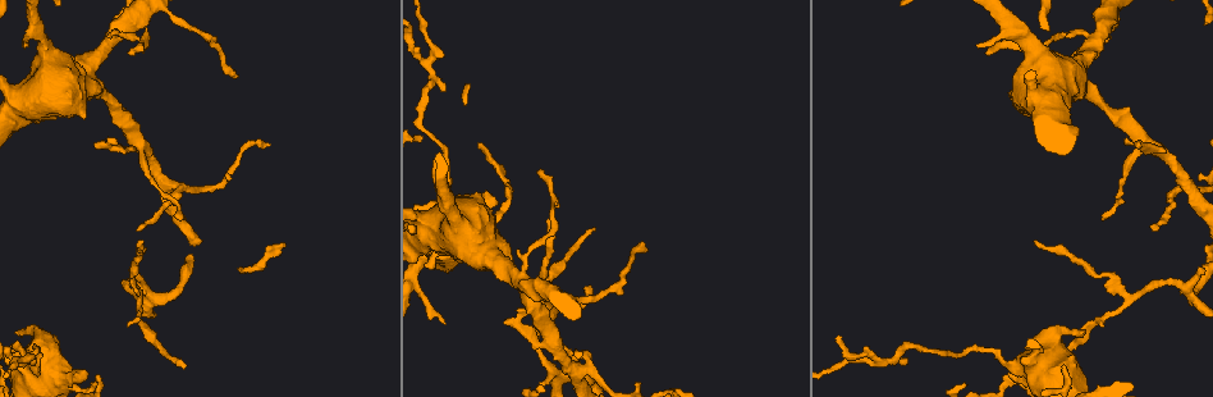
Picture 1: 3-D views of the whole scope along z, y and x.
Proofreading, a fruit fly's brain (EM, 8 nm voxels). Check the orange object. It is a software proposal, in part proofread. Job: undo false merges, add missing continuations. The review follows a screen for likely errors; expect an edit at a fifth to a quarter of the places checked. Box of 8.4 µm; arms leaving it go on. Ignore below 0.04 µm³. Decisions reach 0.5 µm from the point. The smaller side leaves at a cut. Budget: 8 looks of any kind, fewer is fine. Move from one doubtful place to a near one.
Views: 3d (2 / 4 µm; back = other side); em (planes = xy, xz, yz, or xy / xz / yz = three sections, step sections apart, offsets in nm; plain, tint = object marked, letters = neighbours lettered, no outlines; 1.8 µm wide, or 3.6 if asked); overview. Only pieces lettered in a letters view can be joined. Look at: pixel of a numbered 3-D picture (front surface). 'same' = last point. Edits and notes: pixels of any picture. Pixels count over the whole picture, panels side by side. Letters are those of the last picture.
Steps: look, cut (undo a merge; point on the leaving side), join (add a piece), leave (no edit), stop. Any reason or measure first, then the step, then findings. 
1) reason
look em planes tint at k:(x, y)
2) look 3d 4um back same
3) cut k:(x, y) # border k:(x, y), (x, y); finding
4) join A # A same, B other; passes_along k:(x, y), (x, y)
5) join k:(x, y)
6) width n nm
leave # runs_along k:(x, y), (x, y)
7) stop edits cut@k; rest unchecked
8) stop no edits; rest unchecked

look 3d 4um at 1:(1016, 366)

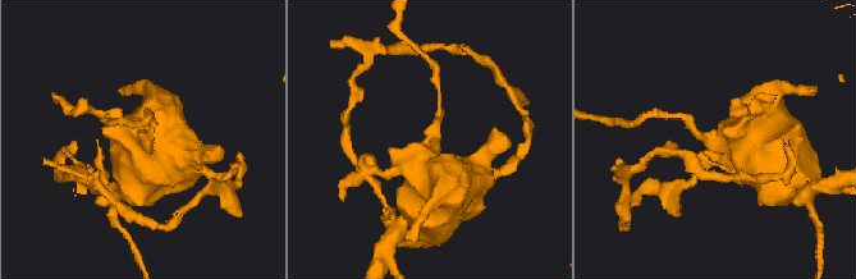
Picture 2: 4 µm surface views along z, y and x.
need the tissue
look em 3.6um planes tint at 2:(713, 138)

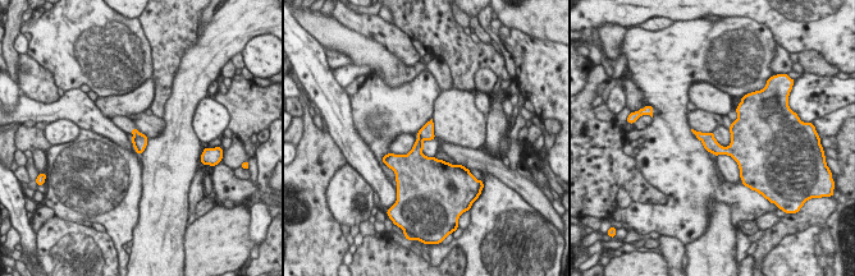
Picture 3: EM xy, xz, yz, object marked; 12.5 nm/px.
what lies round it
look em 3.6um planes letters same

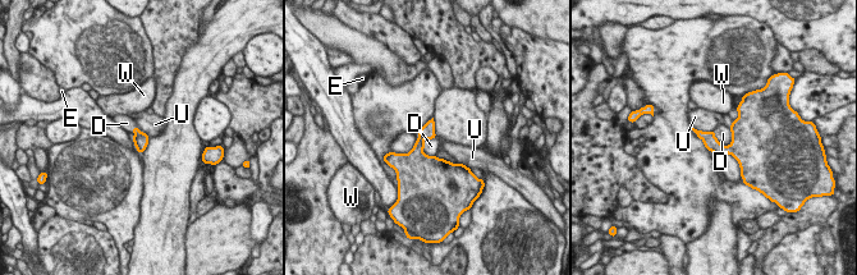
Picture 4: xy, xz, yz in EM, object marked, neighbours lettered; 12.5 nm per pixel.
width 180 nm
leave # D other, E other, U other, W other; border 4:(422, 137), (424, 151), (434, 156); all the same neuron

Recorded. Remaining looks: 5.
three arms meet
look em xy step 8 letters at 1:(574, 369)

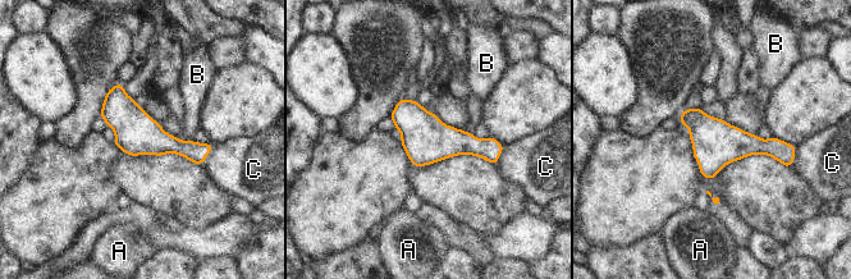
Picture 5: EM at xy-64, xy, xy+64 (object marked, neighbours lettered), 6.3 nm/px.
width 280 nm; longest_contact C 140 nm
leave # A other, B other, C other; one neuron here

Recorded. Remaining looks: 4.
an open end
look 3d 2um at 1:(976, 45)

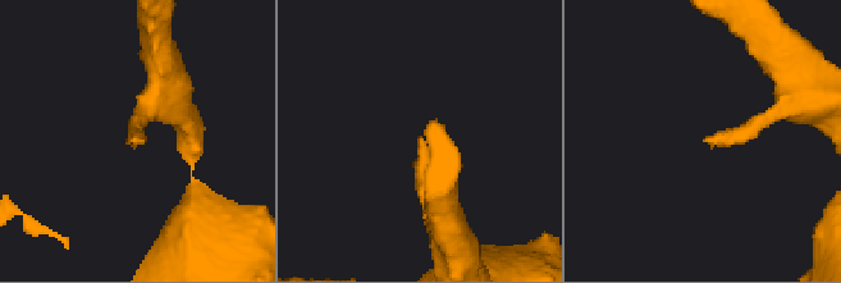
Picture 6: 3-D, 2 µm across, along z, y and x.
look em yz step 8 tint at 6:(132, 139)

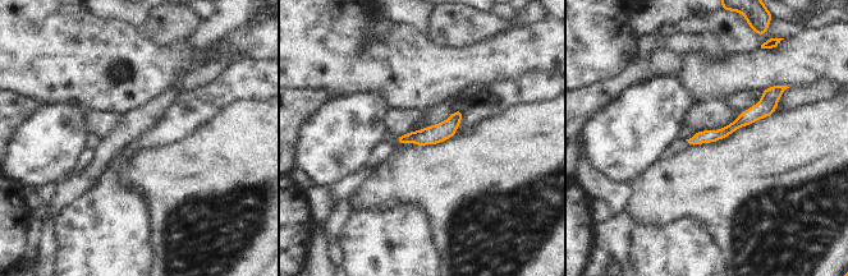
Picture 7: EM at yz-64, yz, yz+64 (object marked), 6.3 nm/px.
look em planes letters same

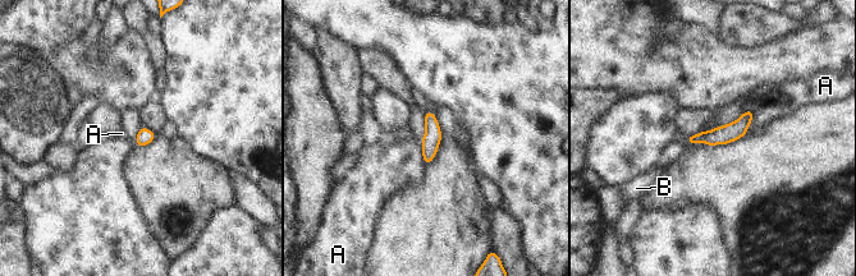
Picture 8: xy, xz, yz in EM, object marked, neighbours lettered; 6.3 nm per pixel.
join B # A other, B same; passes_along 8:(728, 133), (690, 142), (677, 150); it goes on there

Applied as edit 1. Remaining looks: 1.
stop edits join@8; rest unchecked

